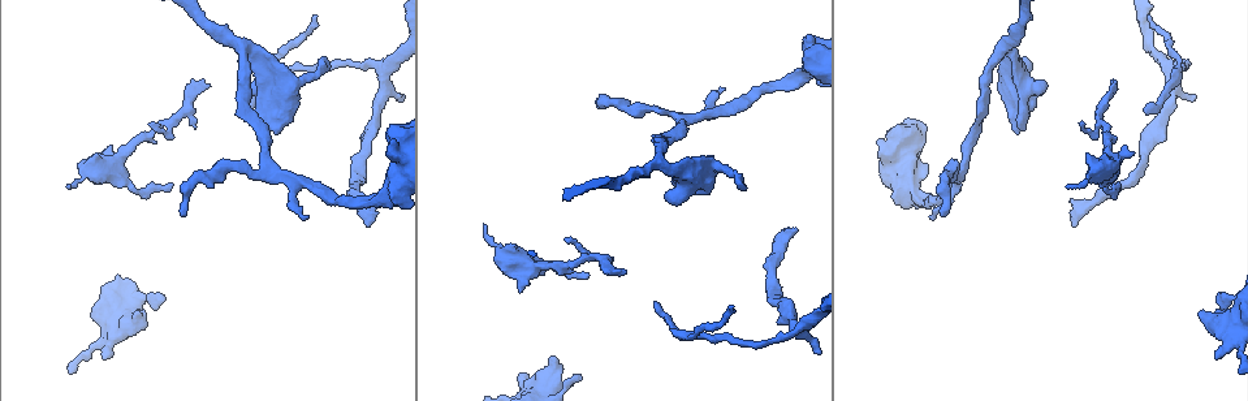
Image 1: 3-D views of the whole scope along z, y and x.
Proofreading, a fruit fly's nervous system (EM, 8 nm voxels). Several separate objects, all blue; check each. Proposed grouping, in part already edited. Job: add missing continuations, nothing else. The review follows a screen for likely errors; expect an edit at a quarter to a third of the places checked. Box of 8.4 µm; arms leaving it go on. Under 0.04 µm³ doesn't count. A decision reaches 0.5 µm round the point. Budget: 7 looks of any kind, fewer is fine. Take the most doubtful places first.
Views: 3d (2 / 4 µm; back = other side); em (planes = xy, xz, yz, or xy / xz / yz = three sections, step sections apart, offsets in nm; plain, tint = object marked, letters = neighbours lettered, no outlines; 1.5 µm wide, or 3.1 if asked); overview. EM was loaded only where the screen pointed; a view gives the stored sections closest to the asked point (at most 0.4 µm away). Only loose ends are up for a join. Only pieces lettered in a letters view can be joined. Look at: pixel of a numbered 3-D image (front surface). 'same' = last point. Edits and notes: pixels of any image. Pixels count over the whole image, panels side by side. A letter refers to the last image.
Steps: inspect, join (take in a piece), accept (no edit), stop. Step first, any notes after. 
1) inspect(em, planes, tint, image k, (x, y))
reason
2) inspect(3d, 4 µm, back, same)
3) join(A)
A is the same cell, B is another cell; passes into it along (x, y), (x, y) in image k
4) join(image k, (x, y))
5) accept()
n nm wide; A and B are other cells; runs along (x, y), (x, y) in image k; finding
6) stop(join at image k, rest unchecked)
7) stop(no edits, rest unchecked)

inspect(em, planes, letters, image 1, (1134, 154))
branch stops here

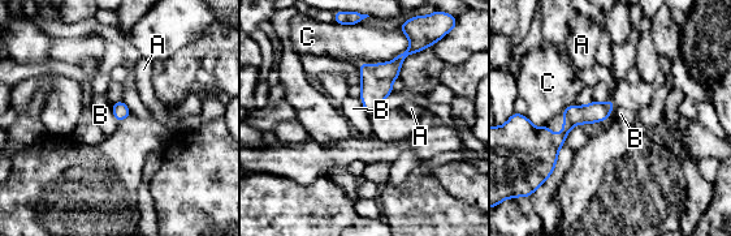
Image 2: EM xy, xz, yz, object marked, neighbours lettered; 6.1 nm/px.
accept()
A, B and C are other cells; runs along (610, 104), (579, 115), (550, 155) in image 2; no lettered piece goes on from it

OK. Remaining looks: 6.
inspect(em, planes, letters, image 1, (730, 306))
an open end

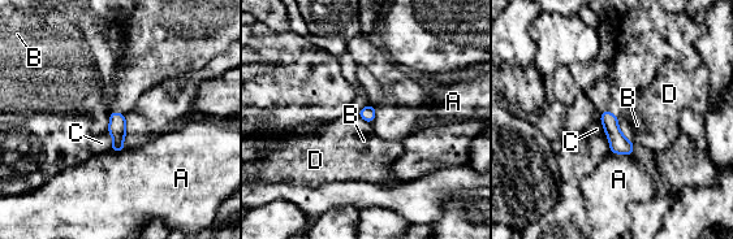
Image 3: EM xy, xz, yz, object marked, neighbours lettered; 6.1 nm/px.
accept()
90 nm wide; A, B, C and D are other cells; border along (107, 131), (112, 138), (111, 150) in image 3; no lettered piece goes on from it

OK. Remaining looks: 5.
inspect(3d, 2 µm, image 1, (930, 219))
tapers out

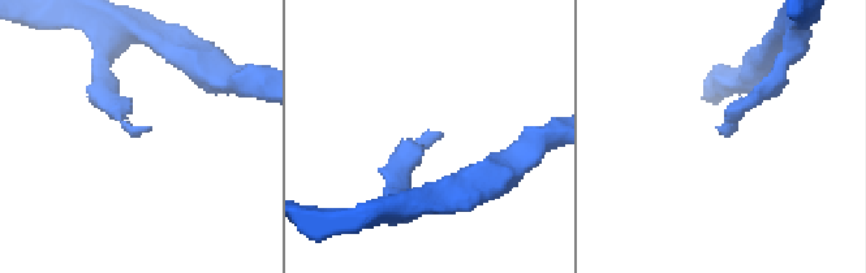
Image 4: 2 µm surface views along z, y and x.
inspect(em, planes, letters, image 4, (439, 135))

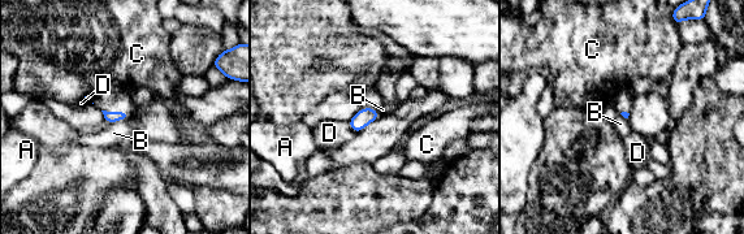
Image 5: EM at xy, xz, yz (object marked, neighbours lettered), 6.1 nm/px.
accept()
B touches over 140 nm; A, B, C and D are other cells; no lettered piece goes on from it

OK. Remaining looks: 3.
stop(no edits, rest unchecked)

